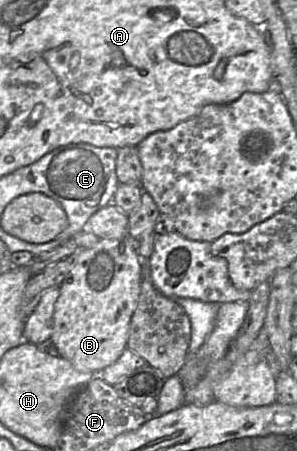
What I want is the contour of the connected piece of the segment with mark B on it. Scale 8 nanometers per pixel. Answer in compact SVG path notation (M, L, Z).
M130 235L124 240L100 239L98 243L92 248L78 249L77 253L75 254L74 266L60 285L60 296L55 303L50 342L54 344L58 350L59 356L68 360L78 371L91 373L94 375L98 375L105 367L117 361L124 350L127 348L131 319L138 305L141 292L141 280L142 267L141 258L138 254L138 241Z

